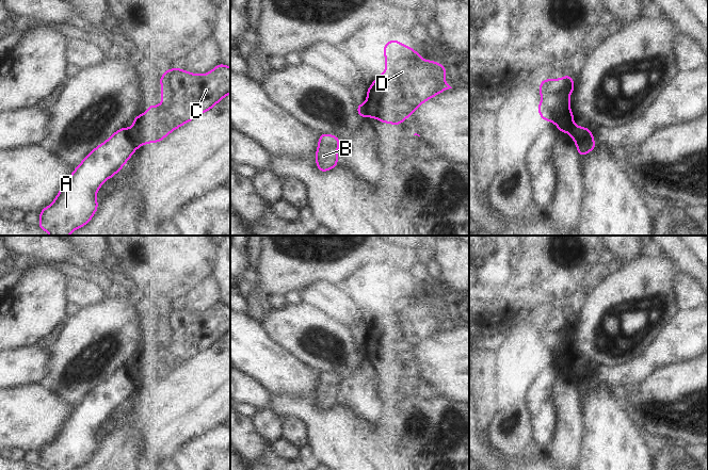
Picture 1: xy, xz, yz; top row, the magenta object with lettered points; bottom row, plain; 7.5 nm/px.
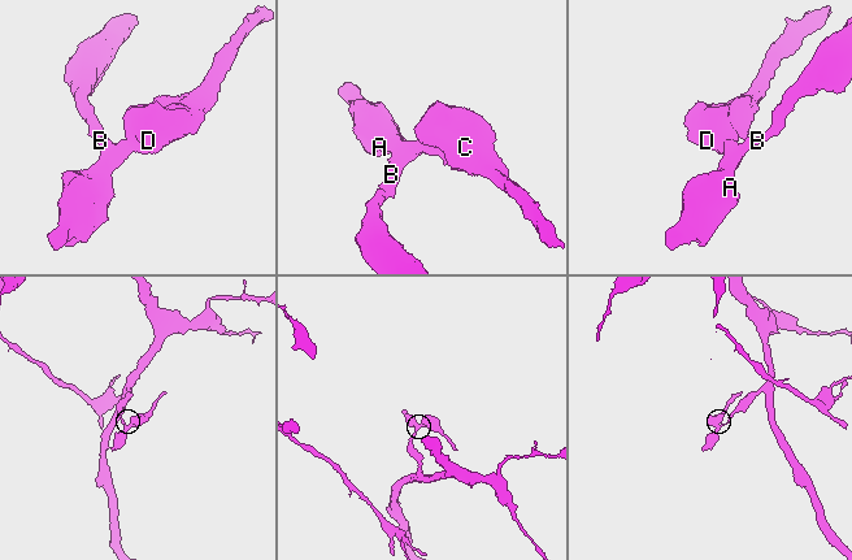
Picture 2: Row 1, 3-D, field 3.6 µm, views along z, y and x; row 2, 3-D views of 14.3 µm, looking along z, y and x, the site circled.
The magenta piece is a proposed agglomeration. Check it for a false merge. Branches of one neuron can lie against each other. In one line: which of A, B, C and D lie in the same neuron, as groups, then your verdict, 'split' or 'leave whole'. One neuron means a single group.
groups A B / C D; split

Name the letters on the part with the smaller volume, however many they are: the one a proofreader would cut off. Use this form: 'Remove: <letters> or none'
Remove: C, D.

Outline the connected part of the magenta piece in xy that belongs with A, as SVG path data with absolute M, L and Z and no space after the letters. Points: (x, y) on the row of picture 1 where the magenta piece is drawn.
M120 128L93 149L66 179L52 204L39 212L41 222L37 227L50 236L69 236L74 230L86 225L98 209L96 194L101 184L114 177L138 149L132 139L131 128Z

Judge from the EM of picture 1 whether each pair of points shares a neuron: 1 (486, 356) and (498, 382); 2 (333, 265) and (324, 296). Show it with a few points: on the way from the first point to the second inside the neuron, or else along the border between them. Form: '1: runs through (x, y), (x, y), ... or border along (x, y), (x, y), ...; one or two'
1: runs through (486, 362), (486, 370), (492, 375); one
2: border along (335, 285), (328, 281), (316, 280), (304, 286); two

